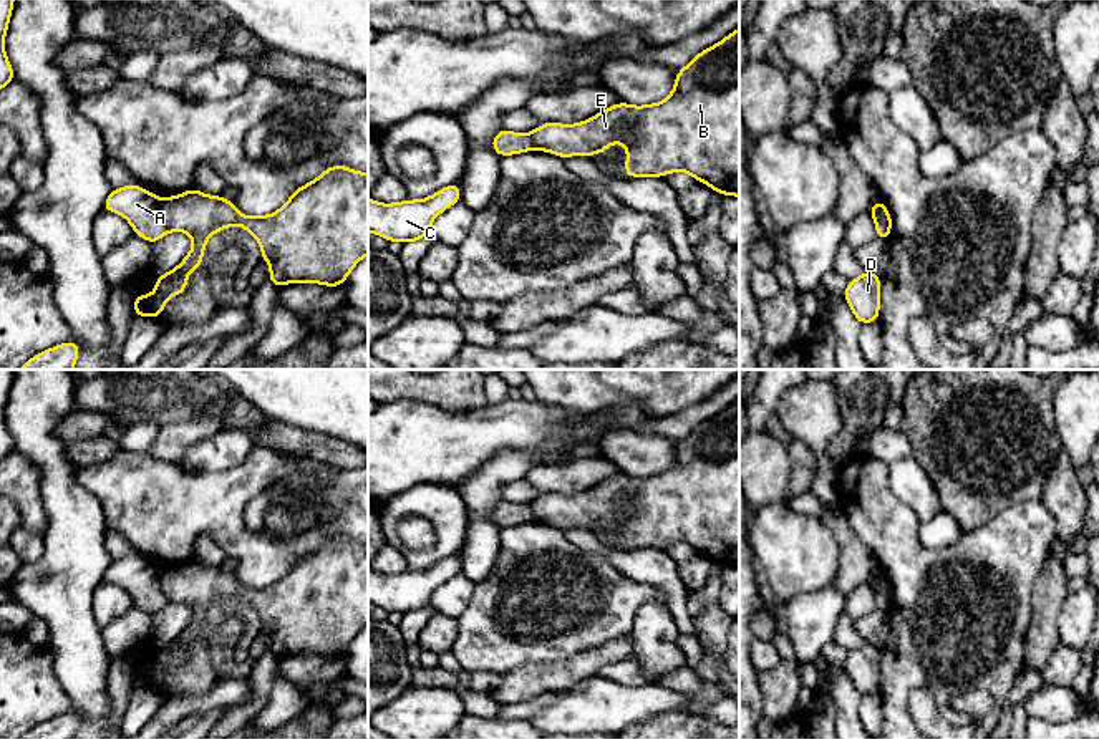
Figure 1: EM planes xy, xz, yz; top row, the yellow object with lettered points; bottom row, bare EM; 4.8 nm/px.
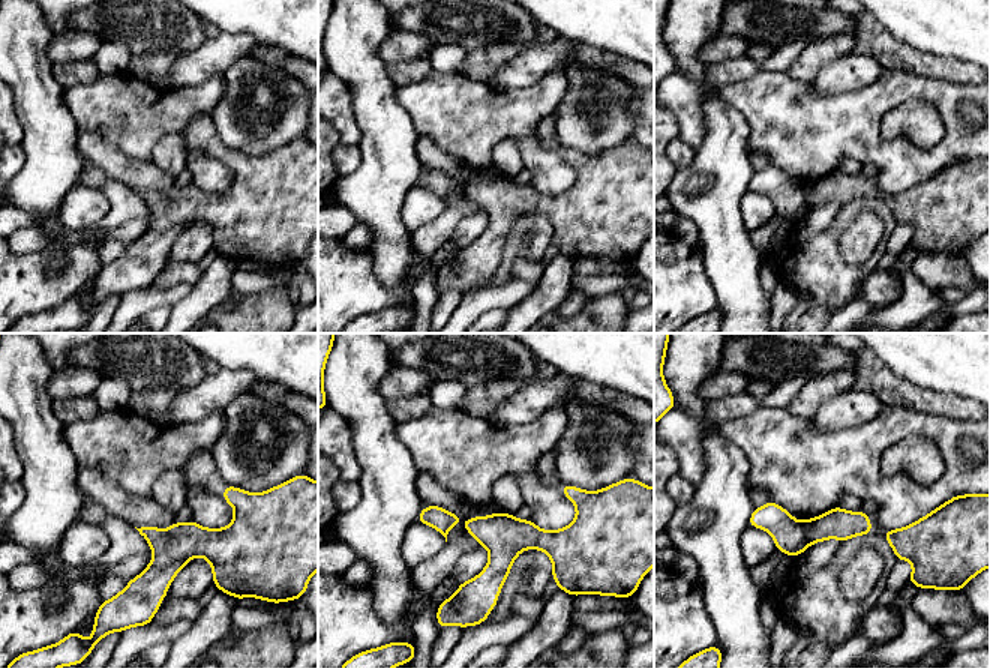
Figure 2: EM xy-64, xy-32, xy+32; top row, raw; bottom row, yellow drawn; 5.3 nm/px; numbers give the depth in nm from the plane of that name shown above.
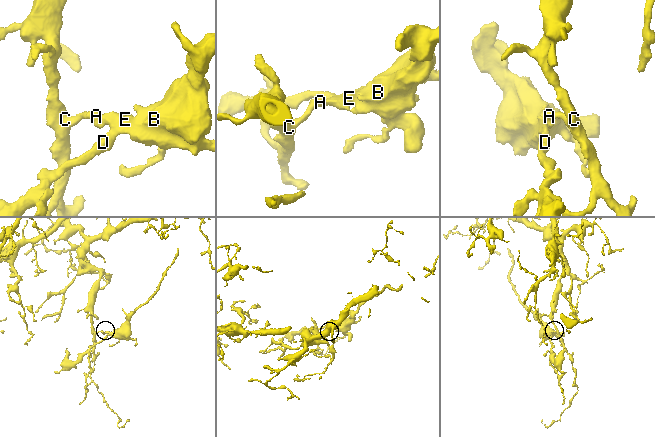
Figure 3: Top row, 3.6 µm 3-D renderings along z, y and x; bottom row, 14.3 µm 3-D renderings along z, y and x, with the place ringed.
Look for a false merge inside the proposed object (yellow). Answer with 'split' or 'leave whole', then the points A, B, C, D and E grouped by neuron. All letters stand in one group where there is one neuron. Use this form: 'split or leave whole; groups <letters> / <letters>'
split; groups A C / B D E

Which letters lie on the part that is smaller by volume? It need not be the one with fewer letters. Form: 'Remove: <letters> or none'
Remove: B, D, E

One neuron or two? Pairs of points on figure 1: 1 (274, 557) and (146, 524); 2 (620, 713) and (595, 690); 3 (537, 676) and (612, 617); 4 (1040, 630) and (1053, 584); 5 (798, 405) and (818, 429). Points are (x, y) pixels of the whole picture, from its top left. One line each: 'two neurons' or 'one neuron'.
1: one neuron
2: one neuron
3: two neurons
4: one neuron
5: one neuron

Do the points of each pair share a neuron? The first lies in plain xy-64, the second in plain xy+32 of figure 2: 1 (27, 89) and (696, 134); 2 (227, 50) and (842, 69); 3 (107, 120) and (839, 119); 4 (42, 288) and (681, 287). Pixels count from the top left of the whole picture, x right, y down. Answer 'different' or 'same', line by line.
1: different
2: same
3: same
4: same

